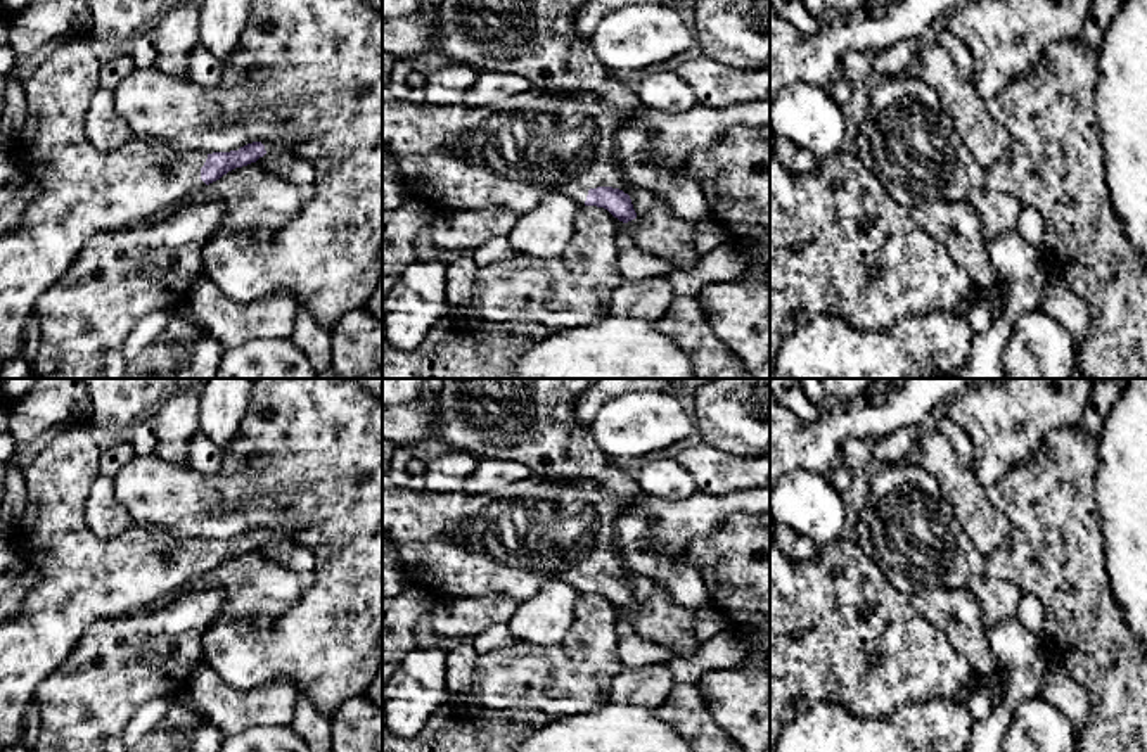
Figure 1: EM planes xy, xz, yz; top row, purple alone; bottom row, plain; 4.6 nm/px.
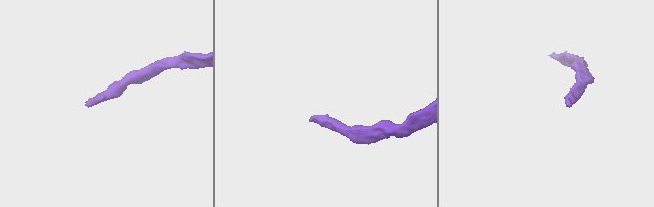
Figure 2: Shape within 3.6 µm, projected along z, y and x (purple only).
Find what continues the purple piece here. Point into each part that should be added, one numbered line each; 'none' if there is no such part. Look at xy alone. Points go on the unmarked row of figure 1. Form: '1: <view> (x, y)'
1: xy (83, 578)

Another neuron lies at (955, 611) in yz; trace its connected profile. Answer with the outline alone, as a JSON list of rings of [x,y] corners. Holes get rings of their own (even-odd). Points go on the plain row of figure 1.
[[[922,586],[910,602],[967,659],[976,681],[991,676],[1000,667],[988,641],[981,605],[969,588]]]

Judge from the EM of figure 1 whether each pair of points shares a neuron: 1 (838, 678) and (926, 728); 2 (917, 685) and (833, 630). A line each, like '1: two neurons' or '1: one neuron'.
1: two neurons
2: one neuron

